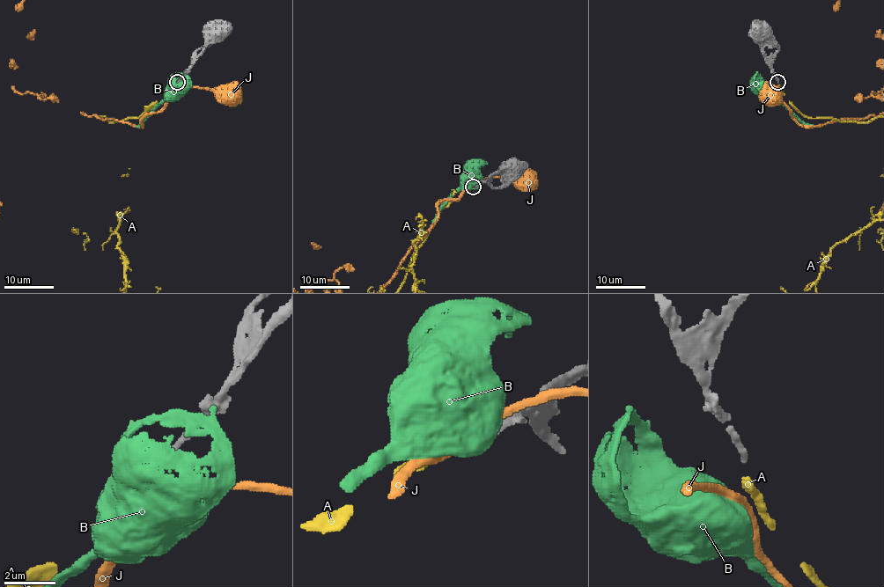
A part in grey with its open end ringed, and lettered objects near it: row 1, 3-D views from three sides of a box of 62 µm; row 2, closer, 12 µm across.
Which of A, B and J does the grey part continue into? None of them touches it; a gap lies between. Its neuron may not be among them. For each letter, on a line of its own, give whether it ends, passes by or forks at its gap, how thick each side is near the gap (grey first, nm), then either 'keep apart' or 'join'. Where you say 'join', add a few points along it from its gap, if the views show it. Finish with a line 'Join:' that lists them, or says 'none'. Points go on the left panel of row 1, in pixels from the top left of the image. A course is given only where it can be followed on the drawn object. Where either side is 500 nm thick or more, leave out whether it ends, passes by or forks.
A: it ends; calibres 240 and 320 nm; join
B: calibres 240 and 800 nm; keep apart
J: it passes by; calibres 240 and 360 nm; keep apart
Join: A

